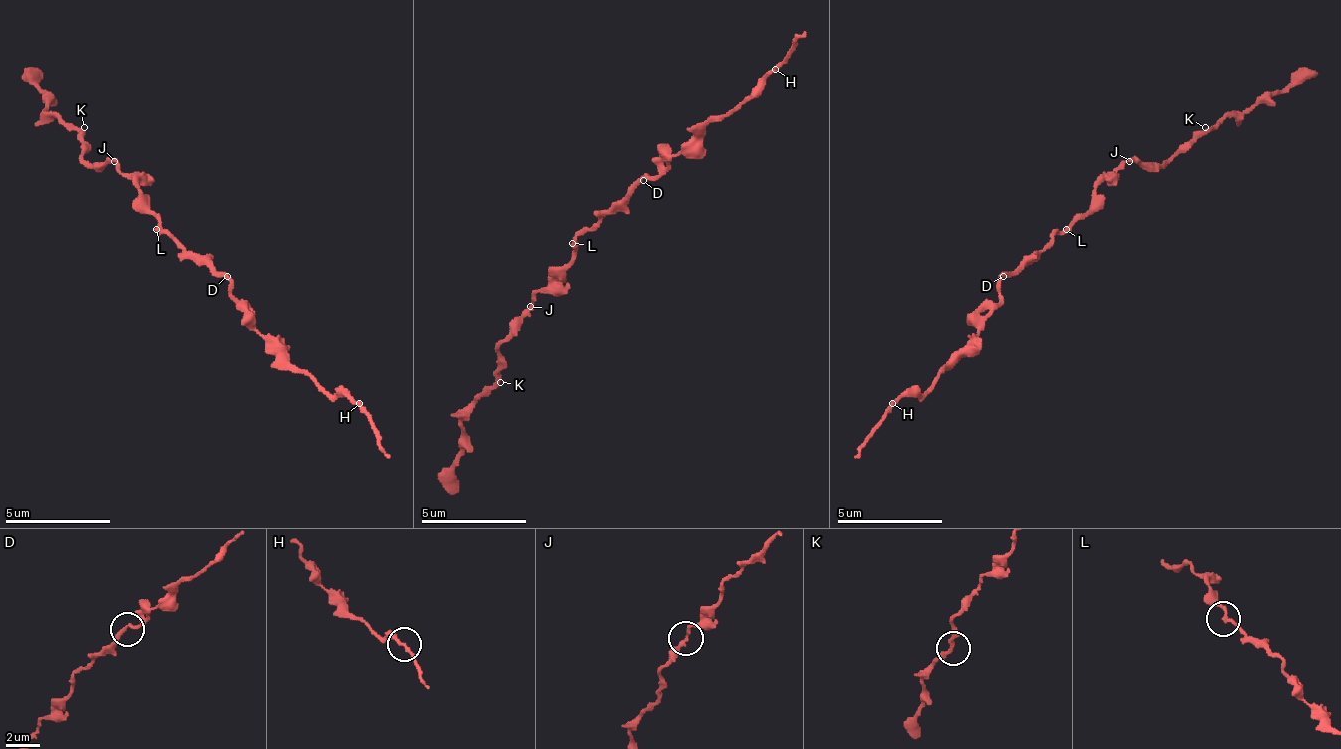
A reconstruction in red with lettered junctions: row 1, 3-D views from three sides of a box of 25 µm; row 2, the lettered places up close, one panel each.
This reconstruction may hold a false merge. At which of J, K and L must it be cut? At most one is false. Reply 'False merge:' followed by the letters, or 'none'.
False merge: none

